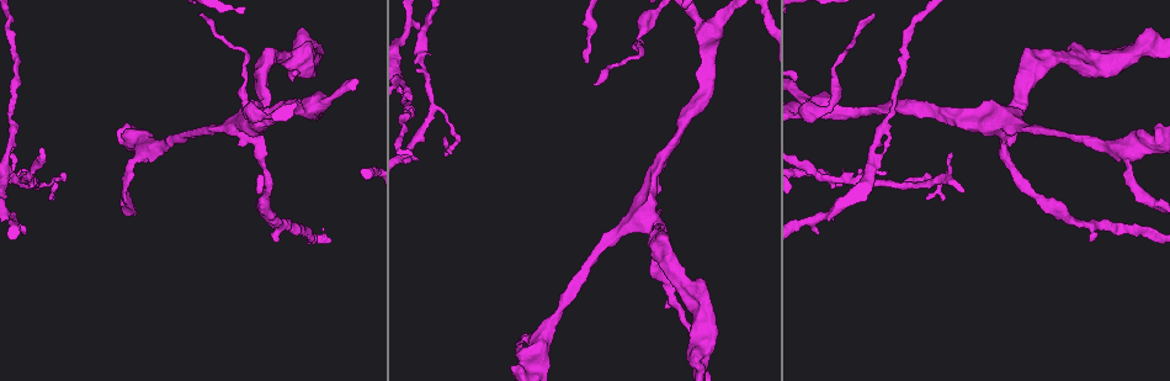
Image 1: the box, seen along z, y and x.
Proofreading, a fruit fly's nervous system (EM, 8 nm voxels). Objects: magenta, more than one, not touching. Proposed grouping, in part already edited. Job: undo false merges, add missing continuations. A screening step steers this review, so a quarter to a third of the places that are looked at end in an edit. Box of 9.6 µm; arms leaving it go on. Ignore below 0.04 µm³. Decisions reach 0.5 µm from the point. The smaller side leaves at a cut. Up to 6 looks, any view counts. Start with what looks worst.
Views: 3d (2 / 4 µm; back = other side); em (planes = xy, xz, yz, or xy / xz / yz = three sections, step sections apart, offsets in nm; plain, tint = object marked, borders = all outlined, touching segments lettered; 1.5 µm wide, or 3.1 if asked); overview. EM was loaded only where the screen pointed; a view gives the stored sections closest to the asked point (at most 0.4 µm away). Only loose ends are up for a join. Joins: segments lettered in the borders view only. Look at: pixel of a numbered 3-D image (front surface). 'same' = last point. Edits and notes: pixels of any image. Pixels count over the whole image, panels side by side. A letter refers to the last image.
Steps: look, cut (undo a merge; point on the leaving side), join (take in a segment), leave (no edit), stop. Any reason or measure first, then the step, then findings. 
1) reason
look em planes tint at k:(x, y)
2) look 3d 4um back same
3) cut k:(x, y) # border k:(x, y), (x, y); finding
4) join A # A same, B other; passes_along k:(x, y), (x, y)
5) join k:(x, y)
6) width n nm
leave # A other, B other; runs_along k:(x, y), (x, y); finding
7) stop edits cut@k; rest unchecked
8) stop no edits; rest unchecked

branch point
look em yz step 8 tint at 1:(1027, 82)

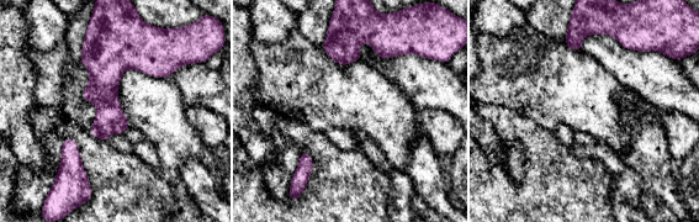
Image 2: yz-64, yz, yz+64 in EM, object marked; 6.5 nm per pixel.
look em planes tint same

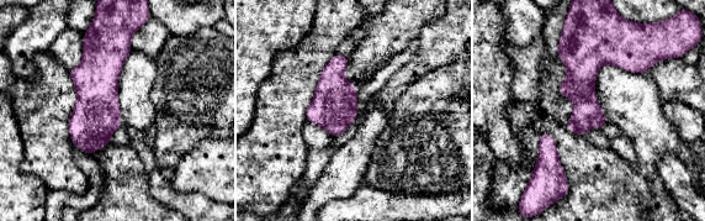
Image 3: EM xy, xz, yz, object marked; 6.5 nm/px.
look em planes borders same

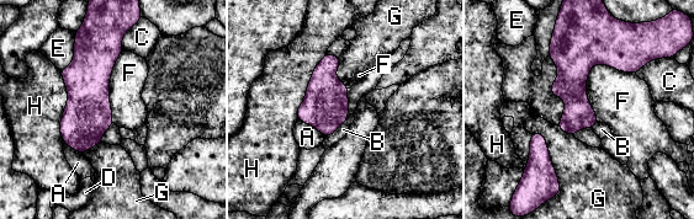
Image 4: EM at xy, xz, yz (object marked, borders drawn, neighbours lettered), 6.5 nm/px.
width 200 nm
leave # A other, B other, C other, D other, E other, F other, G other, H other; border 4:(635, 73), (592, 67), (598, 122); continuous, no second cell

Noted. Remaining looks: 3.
branch stops here
look em xy step 4 borders at 1:(24, 233)

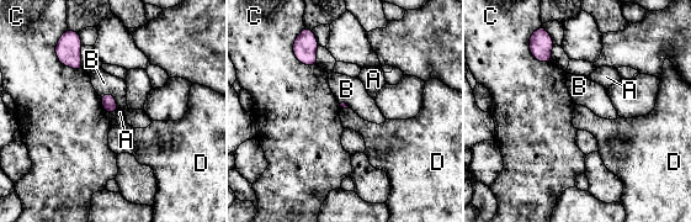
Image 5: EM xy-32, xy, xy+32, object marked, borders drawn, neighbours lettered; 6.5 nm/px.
leave # A other, B other, C other, D other; no lettered segment goes on from it

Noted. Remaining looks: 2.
thick turns thin
look em xy step 4 borders at 1:(129, 177)

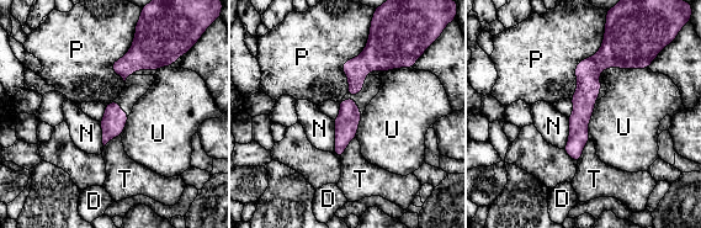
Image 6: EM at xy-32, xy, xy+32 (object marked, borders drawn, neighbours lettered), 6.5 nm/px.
look em planes borders same

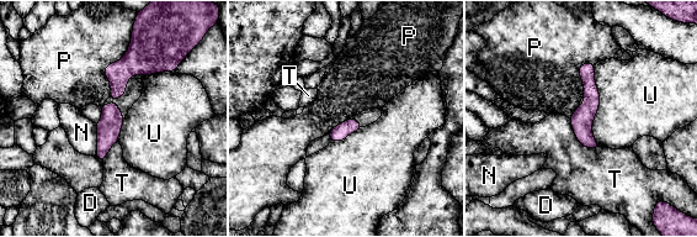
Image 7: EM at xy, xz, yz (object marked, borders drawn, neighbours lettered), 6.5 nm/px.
leave # D other, N other, P other, T other, U other; border 7:(595, 64), (592, 137), (601, 146); all the same cell

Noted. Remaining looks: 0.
stop no edits; rest unchecked

